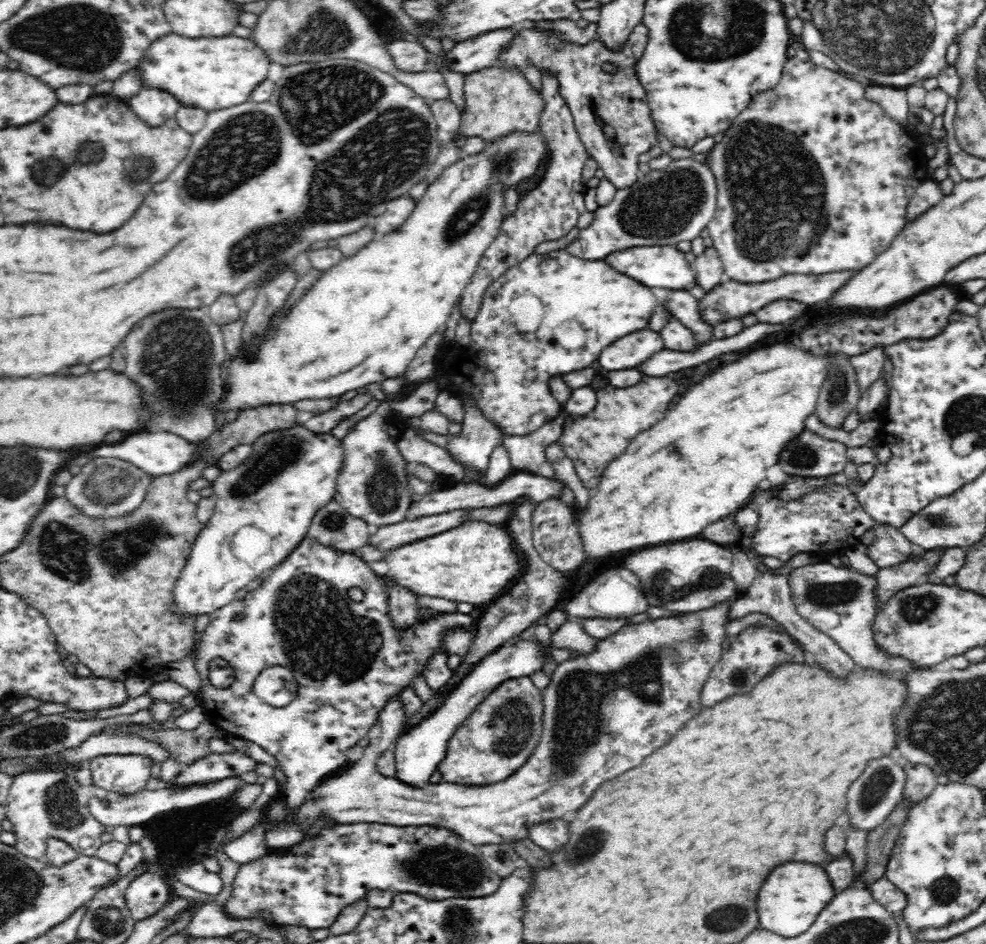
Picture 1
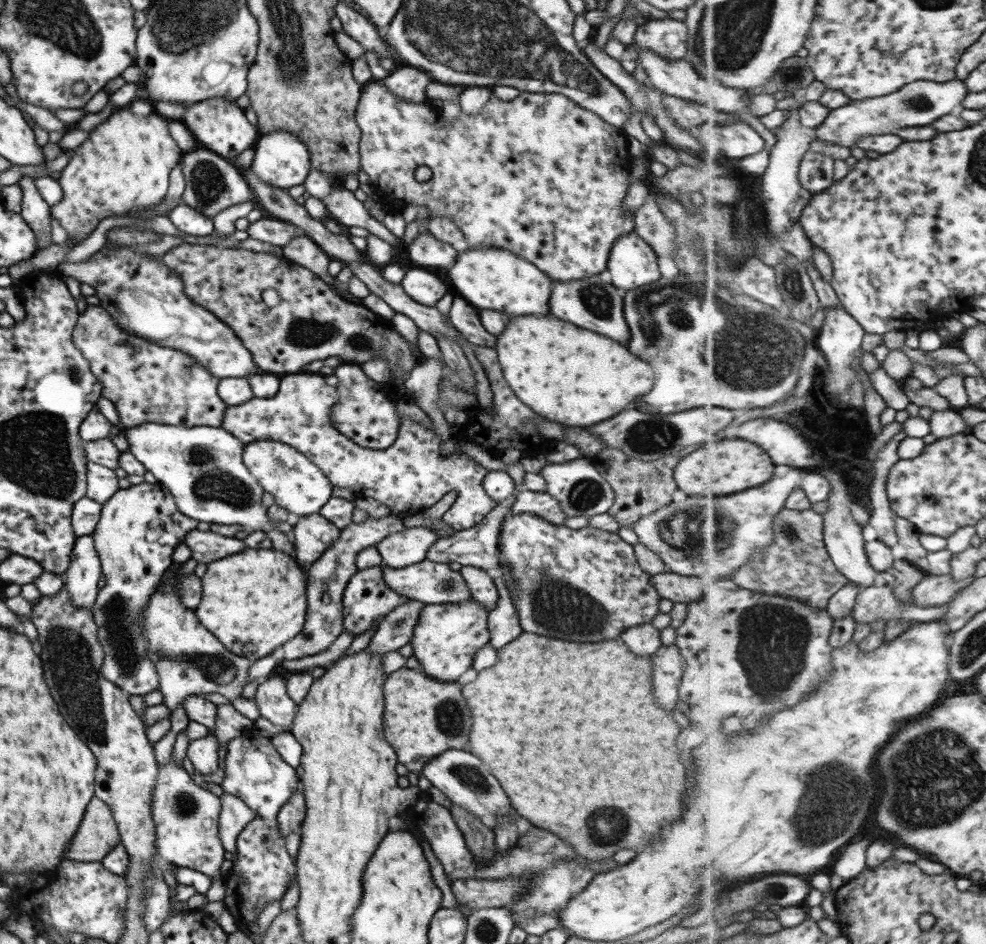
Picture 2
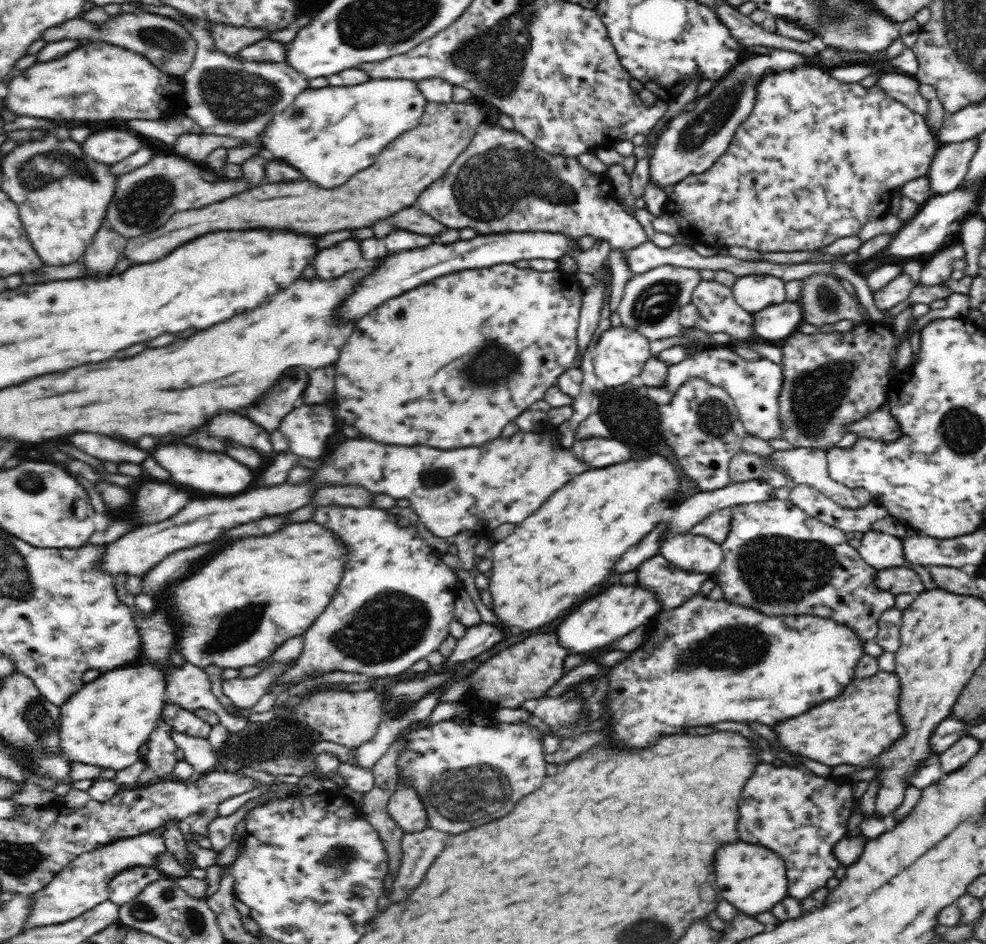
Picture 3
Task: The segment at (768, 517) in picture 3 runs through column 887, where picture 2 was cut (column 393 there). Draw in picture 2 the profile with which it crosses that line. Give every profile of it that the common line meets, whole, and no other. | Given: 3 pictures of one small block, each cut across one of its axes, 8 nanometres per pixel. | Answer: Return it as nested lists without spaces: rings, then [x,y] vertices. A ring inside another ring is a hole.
[[[380,565],[356,571],[348,581],[343,593],[343,616],[345,631],[353,637],[379,628],[379,623],[390,614],[394,608],[408,603],[409,599],[394,592],[386,585]]]

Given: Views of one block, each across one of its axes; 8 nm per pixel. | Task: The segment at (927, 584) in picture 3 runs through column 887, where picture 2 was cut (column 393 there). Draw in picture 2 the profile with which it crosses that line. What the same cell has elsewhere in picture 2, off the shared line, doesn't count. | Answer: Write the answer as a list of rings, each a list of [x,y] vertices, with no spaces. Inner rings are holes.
[[[416,527],[404,529],[386,536],[376,548],[382,554],[383,563],[390,568],[407,567],[422,562],[430,545],[438,539],[438,534],[430,528]]]

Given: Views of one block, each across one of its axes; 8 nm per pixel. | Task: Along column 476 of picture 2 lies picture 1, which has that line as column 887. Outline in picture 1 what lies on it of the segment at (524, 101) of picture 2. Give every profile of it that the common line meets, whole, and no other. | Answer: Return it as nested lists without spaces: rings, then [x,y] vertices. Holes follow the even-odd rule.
[[[789,58],[782,68],[782,76],[774,88],[758,92],[750,105],[735,119],[735,122],[724,132],[724,138],[708,152],[707,166],[714,172],[717,185],[717,209],[714,218],[708,223],[713,248],[720,255],[725,279],[744,284],[760,284],[776,280],[787,274],[822,275],[828,272],[862,270],[873,262],[876,256],[885,252],[897,238],[898,233],[909,223],[906,210],[916,188],[927,180],[927,157],[924,155],[924,144],[913,134],[903,129],[884,112],[880,104],[864,98],[866,90],[861,82],[847,79],[840,73],[818,66],[812,61],[800,61]]]

